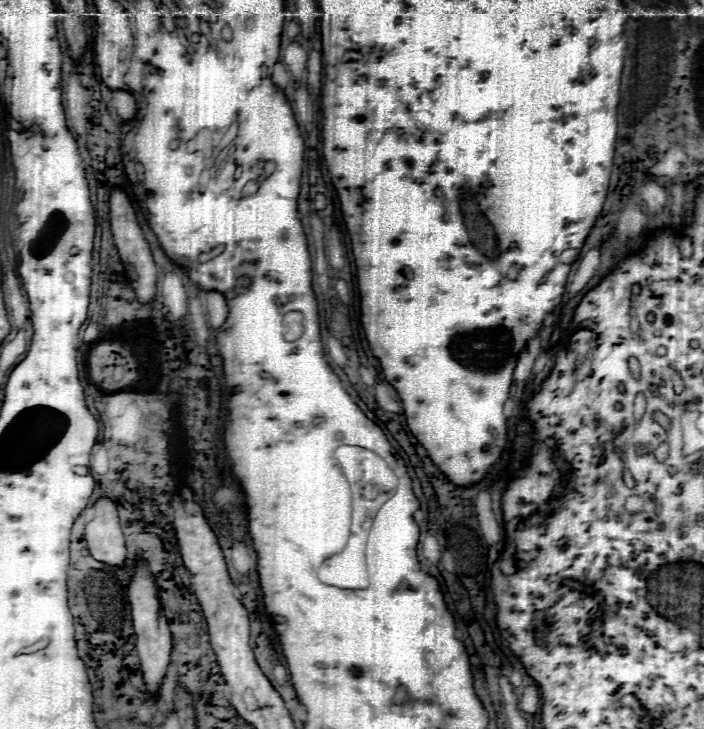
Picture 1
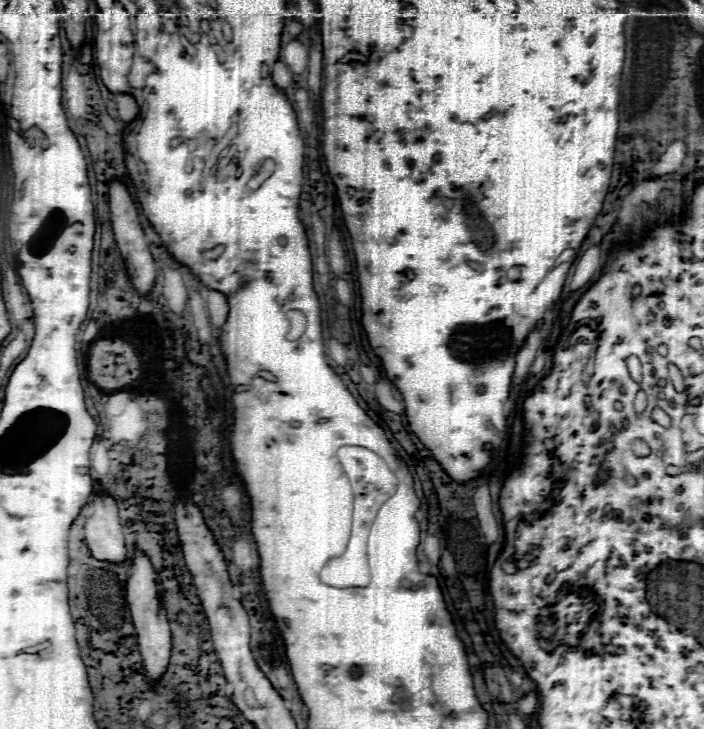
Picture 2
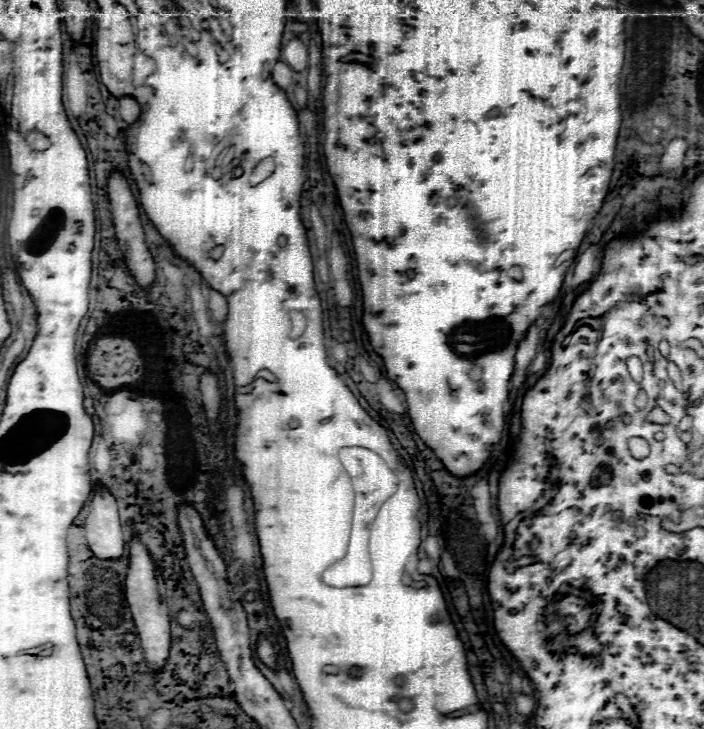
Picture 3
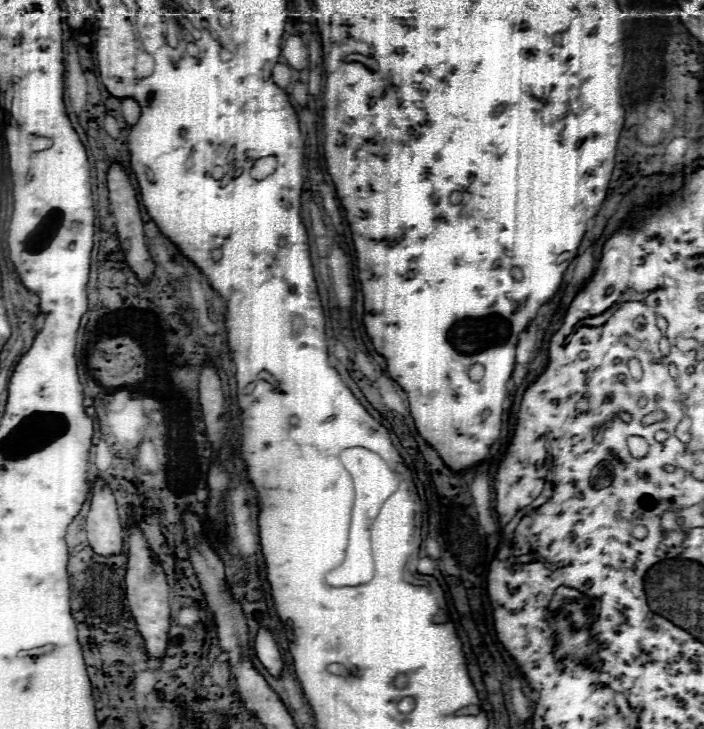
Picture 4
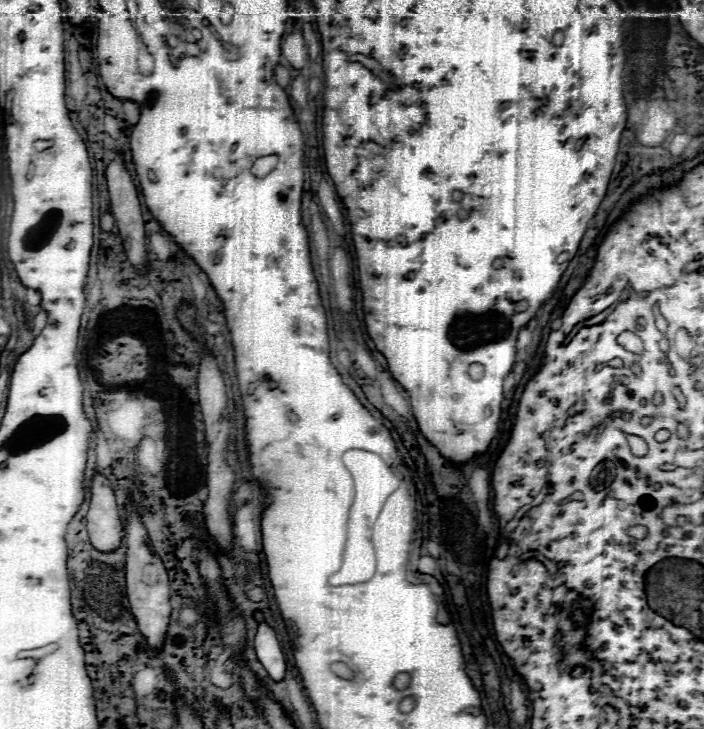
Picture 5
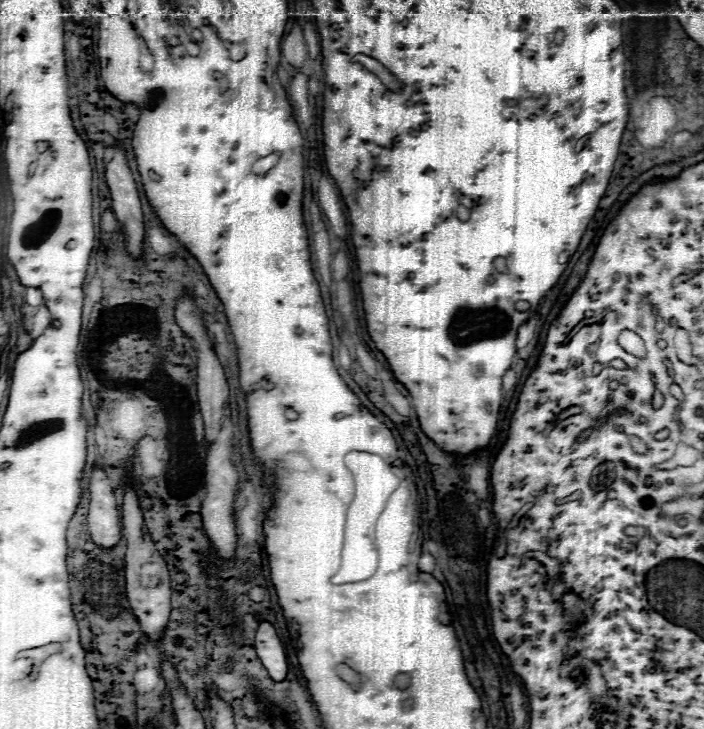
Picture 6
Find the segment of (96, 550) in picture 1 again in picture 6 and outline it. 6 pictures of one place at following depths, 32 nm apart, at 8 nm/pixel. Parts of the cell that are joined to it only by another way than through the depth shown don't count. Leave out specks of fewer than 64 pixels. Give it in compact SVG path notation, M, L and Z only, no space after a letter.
M98 466L92 470L88 492L90 492L90 512L88 512L90 538L98 548L110 550L118 546L122 526L114 492L110 488L106 474Z

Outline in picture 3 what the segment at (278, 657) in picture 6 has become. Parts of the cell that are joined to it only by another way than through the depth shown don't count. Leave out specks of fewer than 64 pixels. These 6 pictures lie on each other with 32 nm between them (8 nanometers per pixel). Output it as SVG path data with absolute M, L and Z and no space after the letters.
M260 638L260 642L258 642L258 656L266 666L276 668L276 654L274 654L272 644L266 638Z

